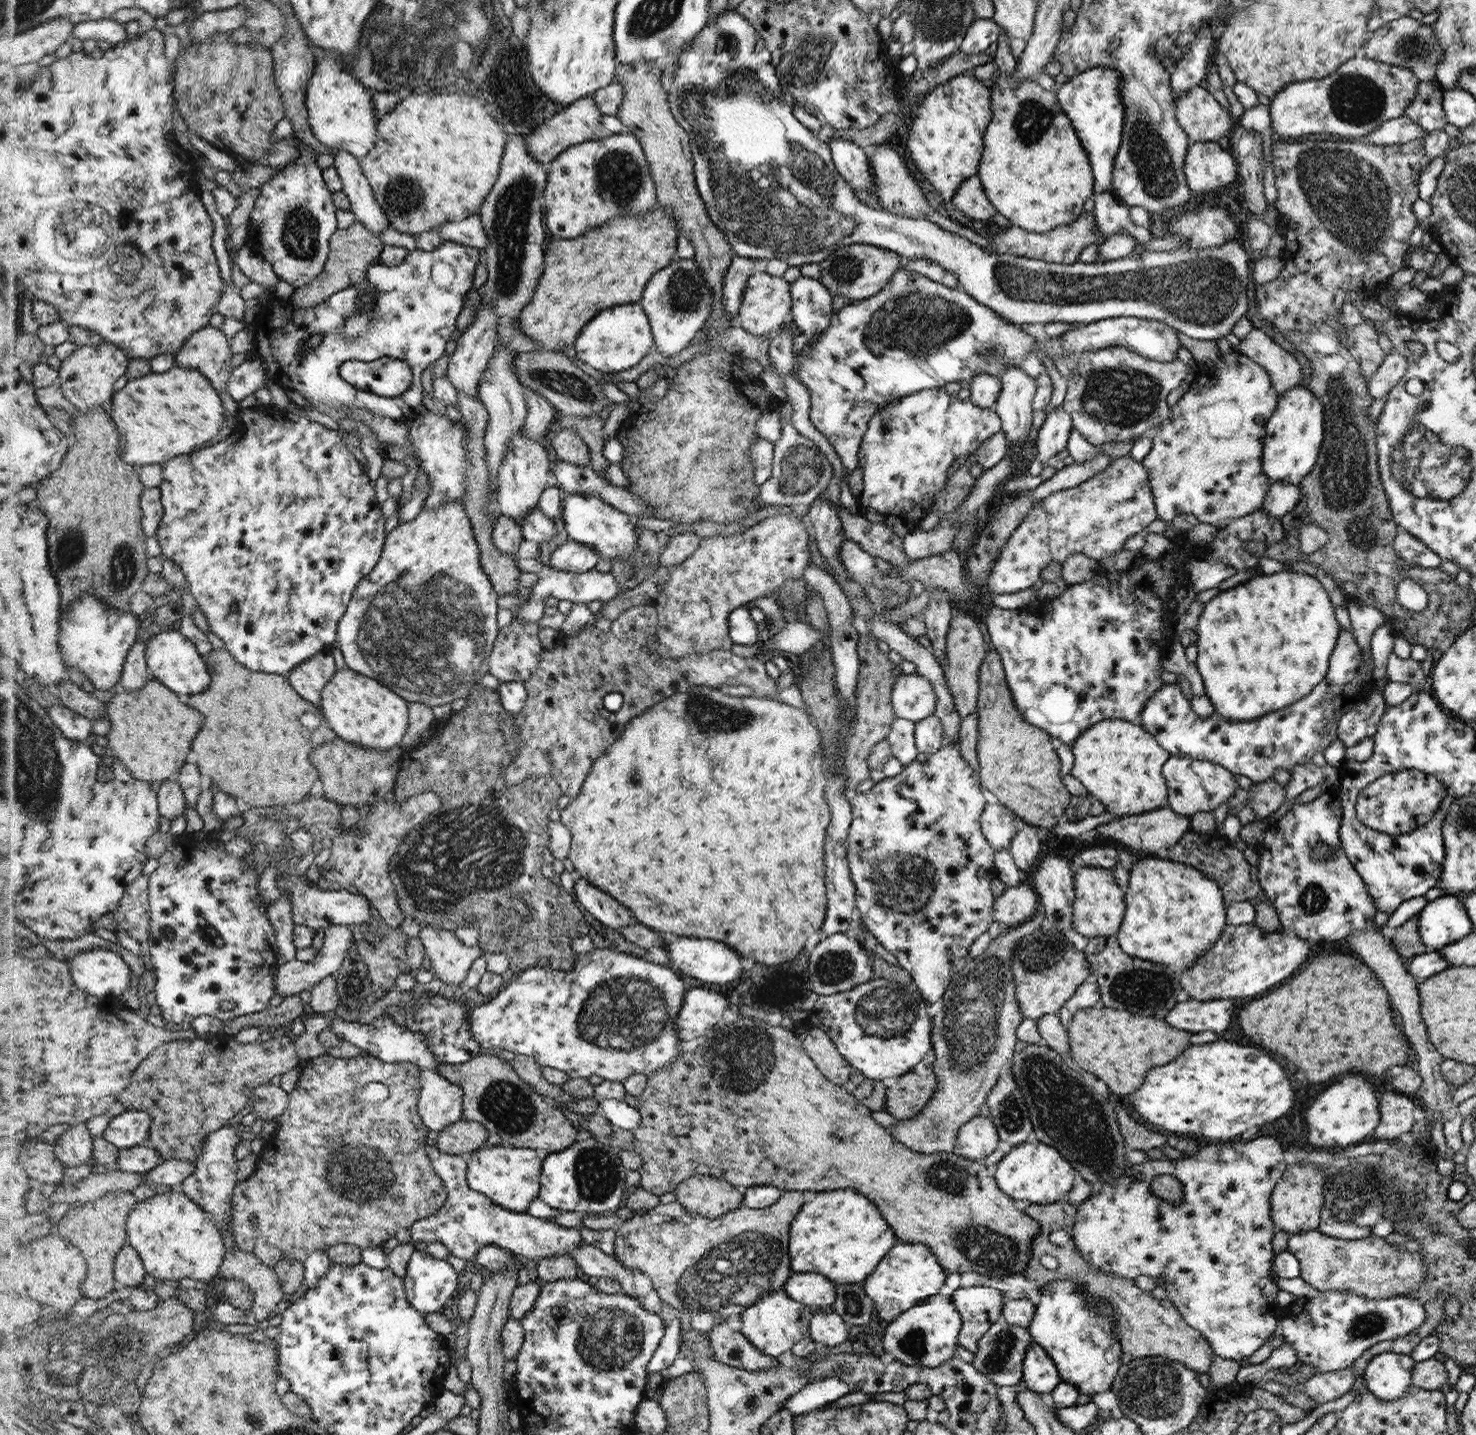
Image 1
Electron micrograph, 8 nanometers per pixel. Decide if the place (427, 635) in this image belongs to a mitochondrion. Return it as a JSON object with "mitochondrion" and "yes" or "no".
{"mitochondrion":"yes"}

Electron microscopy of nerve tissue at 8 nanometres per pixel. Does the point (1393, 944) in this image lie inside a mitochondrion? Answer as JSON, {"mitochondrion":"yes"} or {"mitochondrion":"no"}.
{"mitochondrion":"no"}

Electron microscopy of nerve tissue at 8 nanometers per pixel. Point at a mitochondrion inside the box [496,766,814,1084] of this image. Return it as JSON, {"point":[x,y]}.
{"point":[630,1013]}

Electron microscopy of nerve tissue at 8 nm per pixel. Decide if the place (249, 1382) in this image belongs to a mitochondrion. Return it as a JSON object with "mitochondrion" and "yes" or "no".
{"mitochondrion":"no"}

